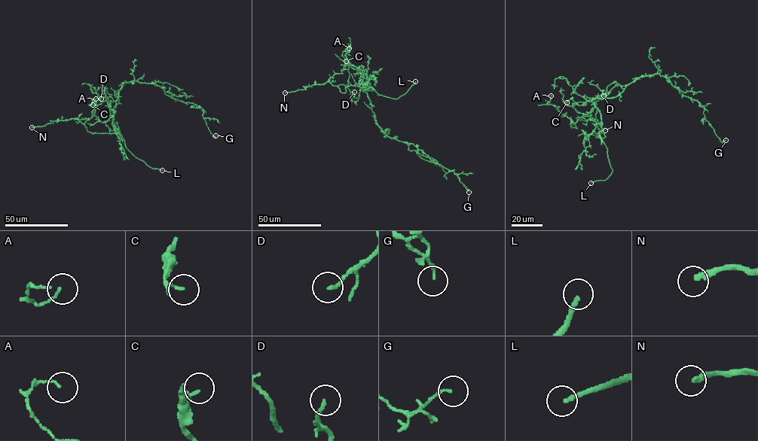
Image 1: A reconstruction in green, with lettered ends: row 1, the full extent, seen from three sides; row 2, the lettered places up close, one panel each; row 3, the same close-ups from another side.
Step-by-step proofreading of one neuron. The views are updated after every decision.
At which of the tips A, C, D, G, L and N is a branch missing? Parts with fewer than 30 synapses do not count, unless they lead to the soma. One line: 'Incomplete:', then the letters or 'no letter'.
Incomplete: L, N

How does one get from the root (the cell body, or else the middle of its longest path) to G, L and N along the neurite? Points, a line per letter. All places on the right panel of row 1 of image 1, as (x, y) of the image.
G: (621, 92), (639, 77), (664, 76), (704, 108), (704, 118), (722, 141), (725, 140)
L: (621, 92), (593, 101), (600, 114), (599, 134), (612, 171), (606, 179), (591, 183)
N: (621, 92), (593, 101), (601, 119), (601, 131), (599, 137), (596, 137), (605, 136), (592, 119), (605, 130)

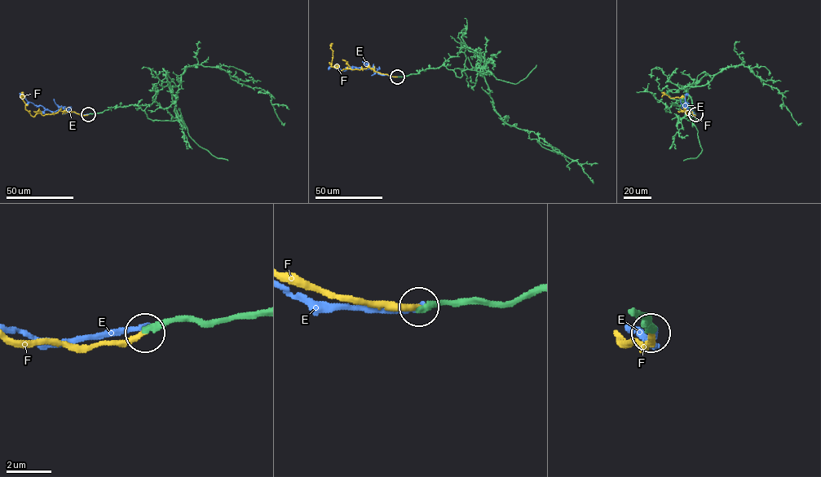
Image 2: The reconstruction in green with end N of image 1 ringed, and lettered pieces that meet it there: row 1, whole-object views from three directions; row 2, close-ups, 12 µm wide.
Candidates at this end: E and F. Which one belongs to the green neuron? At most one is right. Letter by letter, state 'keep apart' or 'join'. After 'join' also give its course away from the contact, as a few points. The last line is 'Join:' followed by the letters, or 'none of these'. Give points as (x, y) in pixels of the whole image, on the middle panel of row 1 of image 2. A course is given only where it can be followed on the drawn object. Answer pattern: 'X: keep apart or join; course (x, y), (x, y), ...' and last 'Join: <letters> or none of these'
E: keep apart
F: join; course (396, 77), (381, 73), (368, 67), (340, 71), (331, 67), (333, 43)
Join: F

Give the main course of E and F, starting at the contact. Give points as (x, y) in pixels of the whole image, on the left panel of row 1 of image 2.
E: (88, 114), (81, 115), (62, 108), (50, 112), (28, 102), (19, 93)
F: (88, 114), (59, 111), (32, 116), (25, 109), (22, 94), (24, 97)

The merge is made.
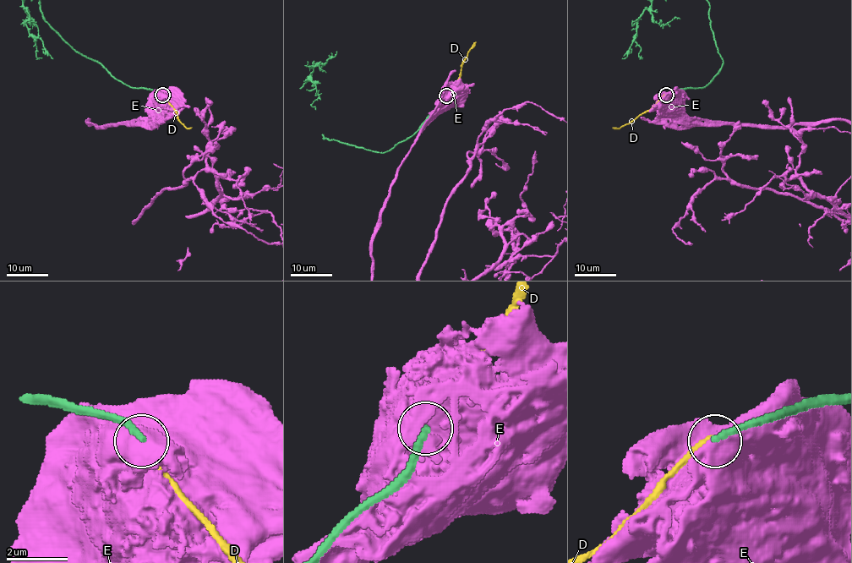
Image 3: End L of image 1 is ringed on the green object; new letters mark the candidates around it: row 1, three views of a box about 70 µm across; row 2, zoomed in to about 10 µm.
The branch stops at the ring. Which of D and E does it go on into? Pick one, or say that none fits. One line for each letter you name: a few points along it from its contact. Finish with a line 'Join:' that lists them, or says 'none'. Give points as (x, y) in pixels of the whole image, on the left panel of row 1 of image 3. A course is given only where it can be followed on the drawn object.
Join: none

